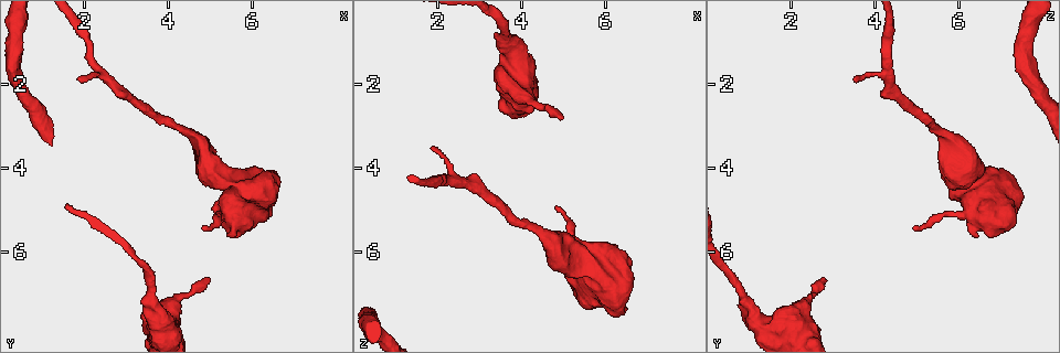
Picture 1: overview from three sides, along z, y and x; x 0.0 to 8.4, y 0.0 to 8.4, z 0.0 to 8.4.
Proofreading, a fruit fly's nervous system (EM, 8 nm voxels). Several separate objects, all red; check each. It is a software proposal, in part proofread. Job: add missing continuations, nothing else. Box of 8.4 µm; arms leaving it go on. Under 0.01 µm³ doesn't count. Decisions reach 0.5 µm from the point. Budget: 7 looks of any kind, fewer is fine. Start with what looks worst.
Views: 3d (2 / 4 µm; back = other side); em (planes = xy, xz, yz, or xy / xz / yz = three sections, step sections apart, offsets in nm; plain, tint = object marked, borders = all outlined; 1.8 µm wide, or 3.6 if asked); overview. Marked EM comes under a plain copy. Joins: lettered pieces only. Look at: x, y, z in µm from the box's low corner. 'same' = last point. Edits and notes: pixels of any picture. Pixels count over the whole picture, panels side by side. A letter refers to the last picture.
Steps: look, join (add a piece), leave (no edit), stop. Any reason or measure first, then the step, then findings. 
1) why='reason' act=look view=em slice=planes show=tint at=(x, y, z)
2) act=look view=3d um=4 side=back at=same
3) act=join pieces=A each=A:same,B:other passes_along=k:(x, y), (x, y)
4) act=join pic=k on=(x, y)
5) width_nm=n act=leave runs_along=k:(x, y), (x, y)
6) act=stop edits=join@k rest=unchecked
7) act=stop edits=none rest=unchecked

why='branch stops here' act=look view=em slice=planes show=borders at=(4.95, 6.70, 2.85)

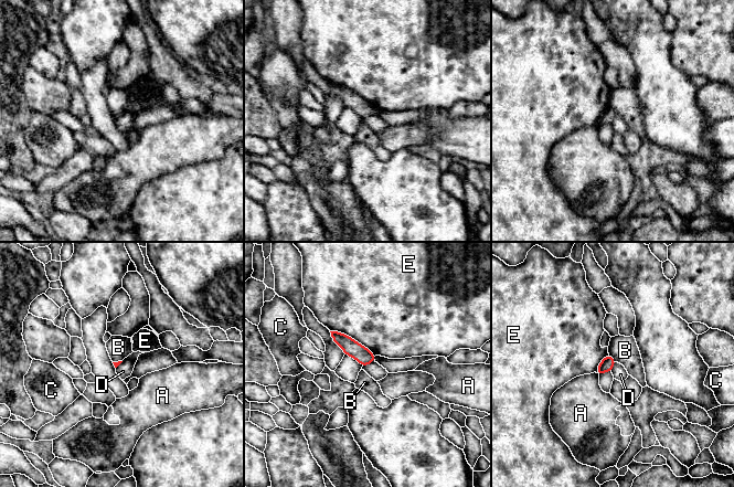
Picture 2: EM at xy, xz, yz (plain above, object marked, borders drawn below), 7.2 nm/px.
act=leave each=A:other,B:other,C:other,D:other,E:other runs_along=2:(333, 334), (364, 357), (372, 358) found='no lettered piece goes on from it'

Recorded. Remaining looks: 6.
why='thin end' act=look view=3d um=2 at=(4.85, 5.45, 4.90)

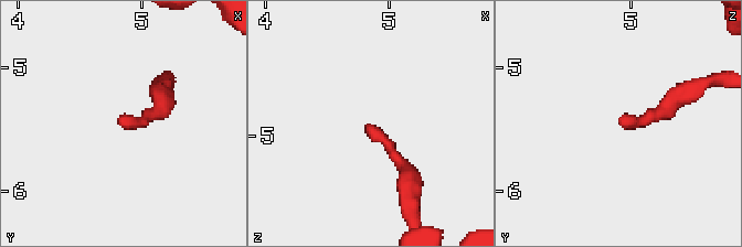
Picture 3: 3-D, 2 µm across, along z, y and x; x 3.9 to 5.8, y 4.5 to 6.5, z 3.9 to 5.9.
act=look view=em slice=planes show=borders at=(4.82, 5.40, 4.92)

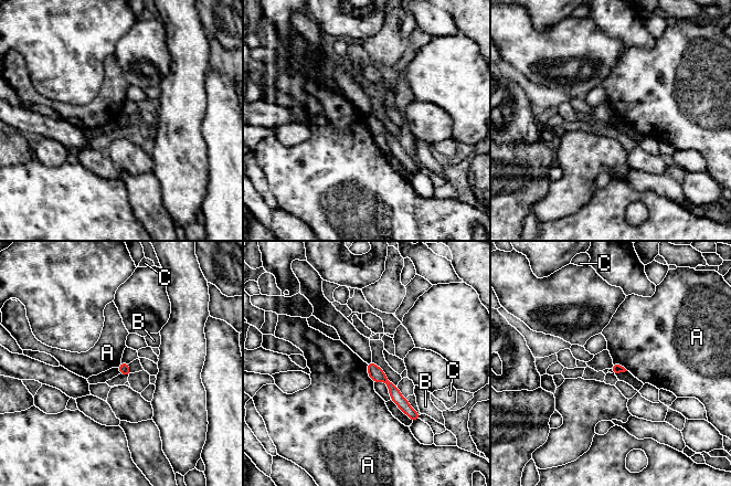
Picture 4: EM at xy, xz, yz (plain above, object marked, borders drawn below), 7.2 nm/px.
width_nm=80 act=leave each=A:other,B:other,C:other found='no lettered piece goes on from it'

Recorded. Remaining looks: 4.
act=look view=3d um=4 at=(1.80, 1.90, 3.55)

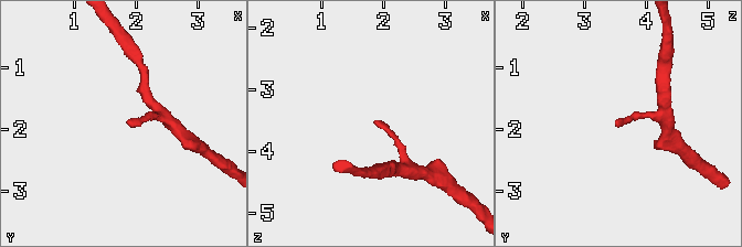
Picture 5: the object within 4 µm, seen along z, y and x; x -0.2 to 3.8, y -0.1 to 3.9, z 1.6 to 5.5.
act=look view=em slice=planes show=borders at=(1.85, 1.85, 3.50)

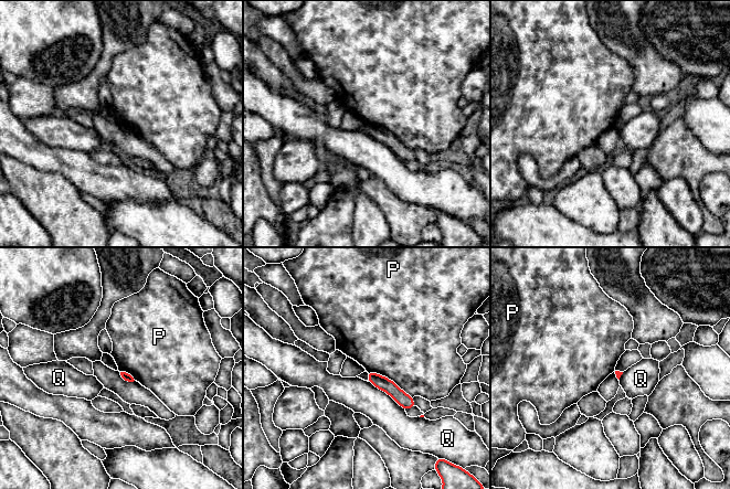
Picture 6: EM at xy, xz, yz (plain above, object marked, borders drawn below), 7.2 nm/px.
longest_contact=P:380nm act=leave each=P:other,Q:other found='none of them fits'

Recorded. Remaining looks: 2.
act=stop edits=none rest=unchecked

